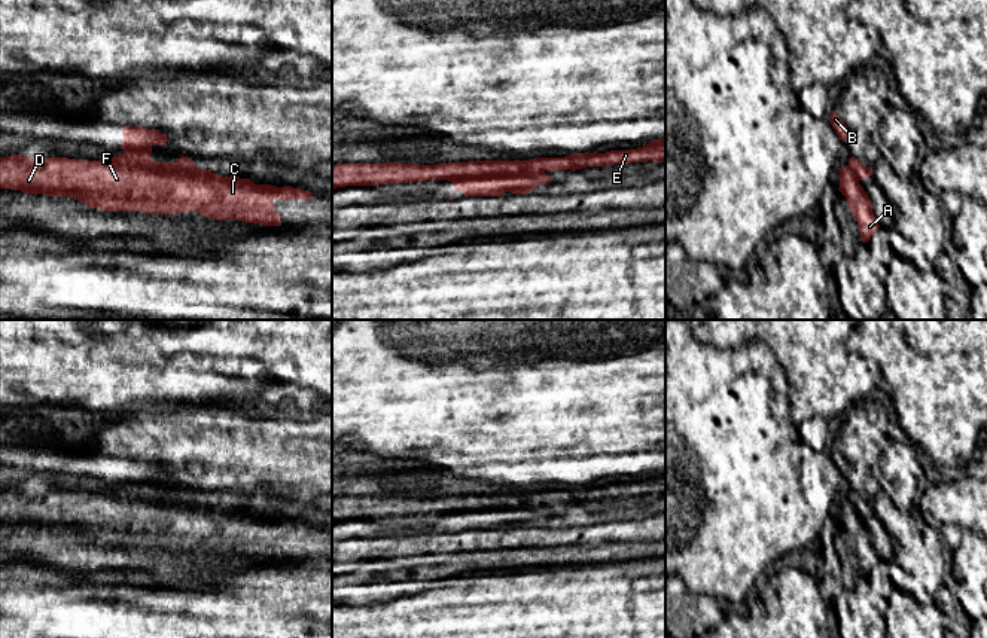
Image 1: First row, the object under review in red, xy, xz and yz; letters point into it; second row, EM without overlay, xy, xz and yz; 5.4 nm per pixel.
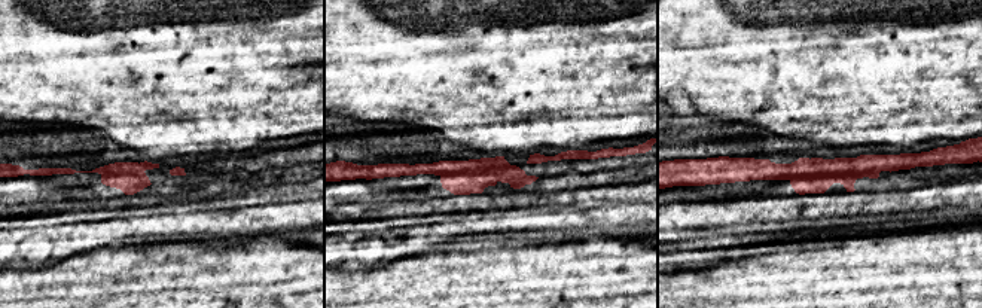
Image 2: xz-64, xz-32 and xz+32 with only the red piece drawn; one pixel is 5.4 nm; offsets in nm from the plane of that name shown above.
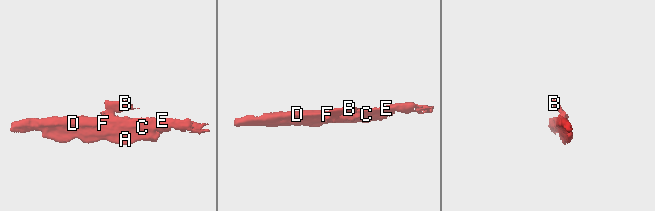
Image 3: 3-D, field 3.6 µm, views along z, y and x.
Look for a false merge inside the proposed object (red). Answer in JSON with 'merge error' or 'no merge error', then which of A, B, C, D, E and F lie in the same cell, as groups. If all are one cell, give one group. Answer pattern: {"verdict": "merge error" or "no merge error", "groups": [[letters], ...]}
{"verdict": "merge error", "groups": [["A", "C", "D", "E", "F"], ["B"]]}

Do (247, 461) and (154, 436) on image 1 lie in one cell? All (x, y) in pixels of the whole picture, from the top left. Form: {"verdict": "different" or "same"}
{"verdict": "same"}

